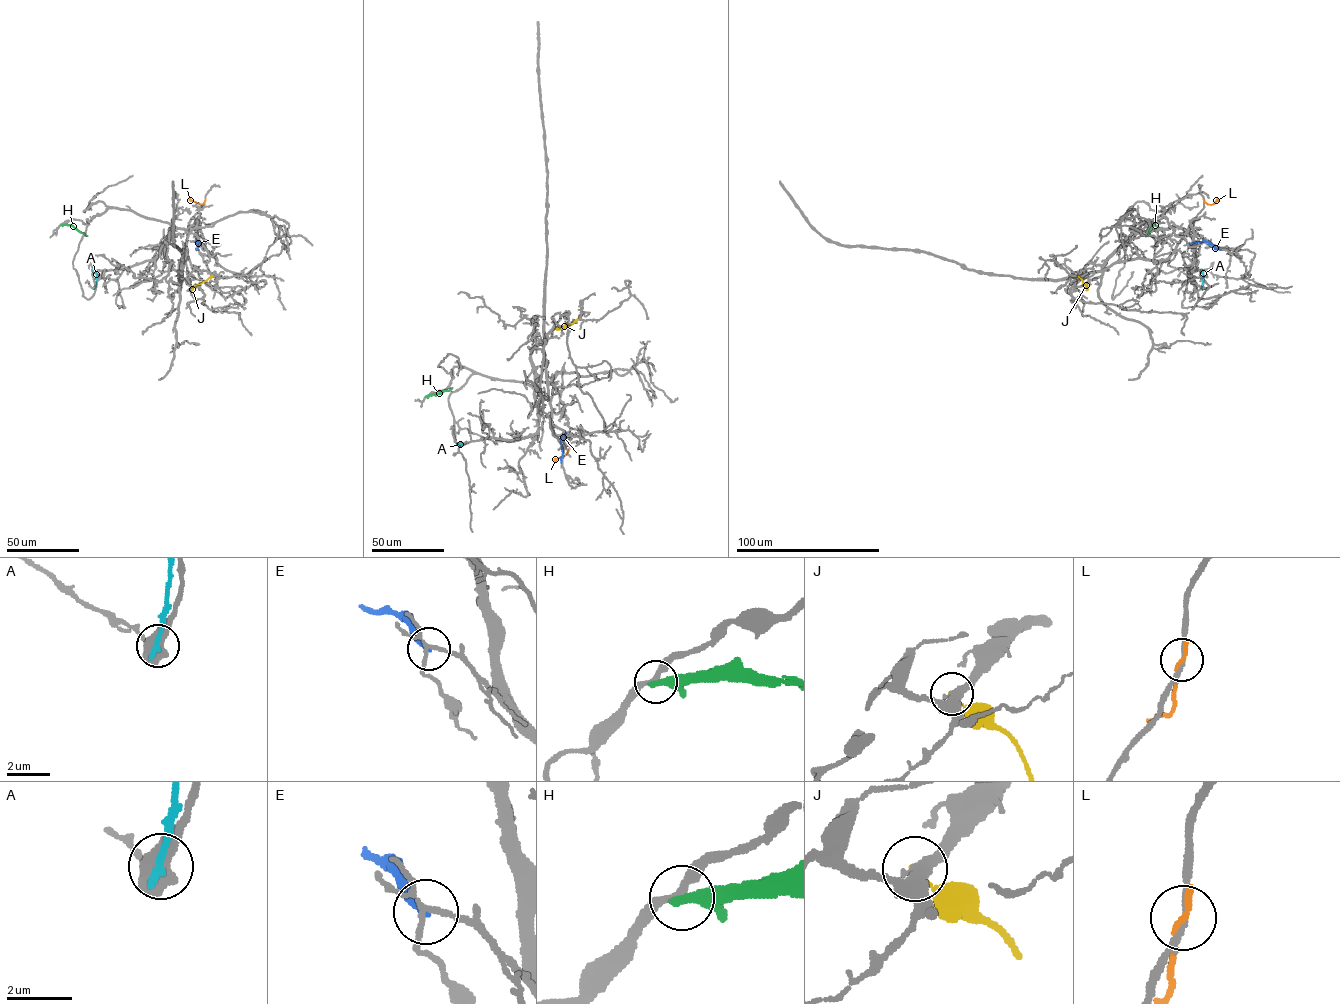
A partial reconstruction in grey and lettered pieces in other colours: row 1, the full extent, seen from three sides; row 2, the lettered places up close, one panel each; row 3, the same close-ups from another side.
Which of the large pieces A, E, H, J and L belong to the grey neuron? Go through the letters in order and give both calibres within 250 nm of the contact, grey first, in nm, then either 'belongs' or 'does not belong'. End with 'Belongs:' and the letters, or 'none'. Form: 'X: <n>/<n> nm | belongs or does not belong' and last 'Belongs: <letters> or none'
A: 550/240 nm | does not belong
E: 150/260 nm | does not belong
H: 260/550 nm | does not belong
J: 400/140 nm | does not belong
L: 190/240 nm | does not belong
Belongs: none

